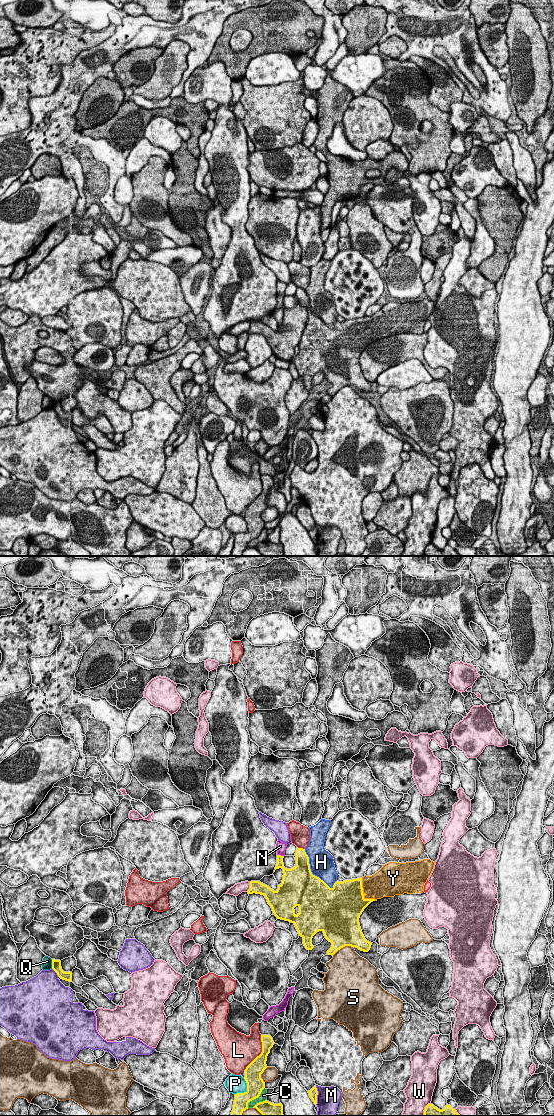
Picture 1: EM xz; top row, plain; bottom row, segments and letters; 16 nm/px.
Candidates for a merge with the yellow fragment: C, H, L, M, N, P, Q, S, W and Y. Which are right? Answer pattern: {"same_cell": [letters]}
{"same_cell": ["Y"]}

